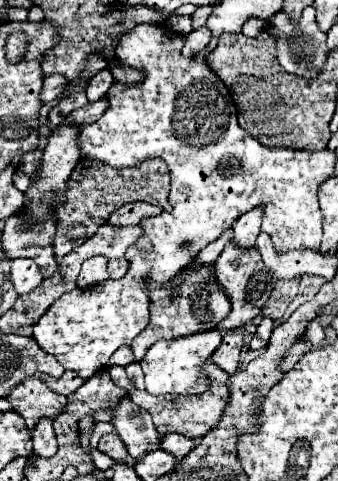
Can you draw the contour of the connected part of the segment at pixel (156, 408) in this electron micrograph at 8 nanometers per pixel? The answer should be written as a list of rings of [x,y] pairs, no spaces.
[[[208,361],[208,363],[204,365],[204,373],[212,379],[212,387],[210,387],[210,391],[206,391],[204,395],[178,395],[177,397],[168,394],[164,396],[153,396],[146,390],[136,389],[133,383],[130,383],[130,379],[126,377],[124,367],[110,367],[108,371],[110,371],[112,381],[114,381],[118,387],[124,387],[130,399],[152,415],[154,425],[156,425],[156,429],[158,429],[162,435],[166,435],[166,433],[180,433],[180,435],[190,437],[190,439],[194,439],[194,437],[204,437],[204,435],[206,435],[210,429],[214,429],[216,423],[220,421],[220,417],[222,417],[222,413],[224,413],[224,407],[226,407],[226,403],[228,403],[228,397],[230,397],[230,389],[228,389],[228,379],[230,379],[230,375],[228,375],[224,369],[220,369],[216,363],[212,363],[212,361]]]

